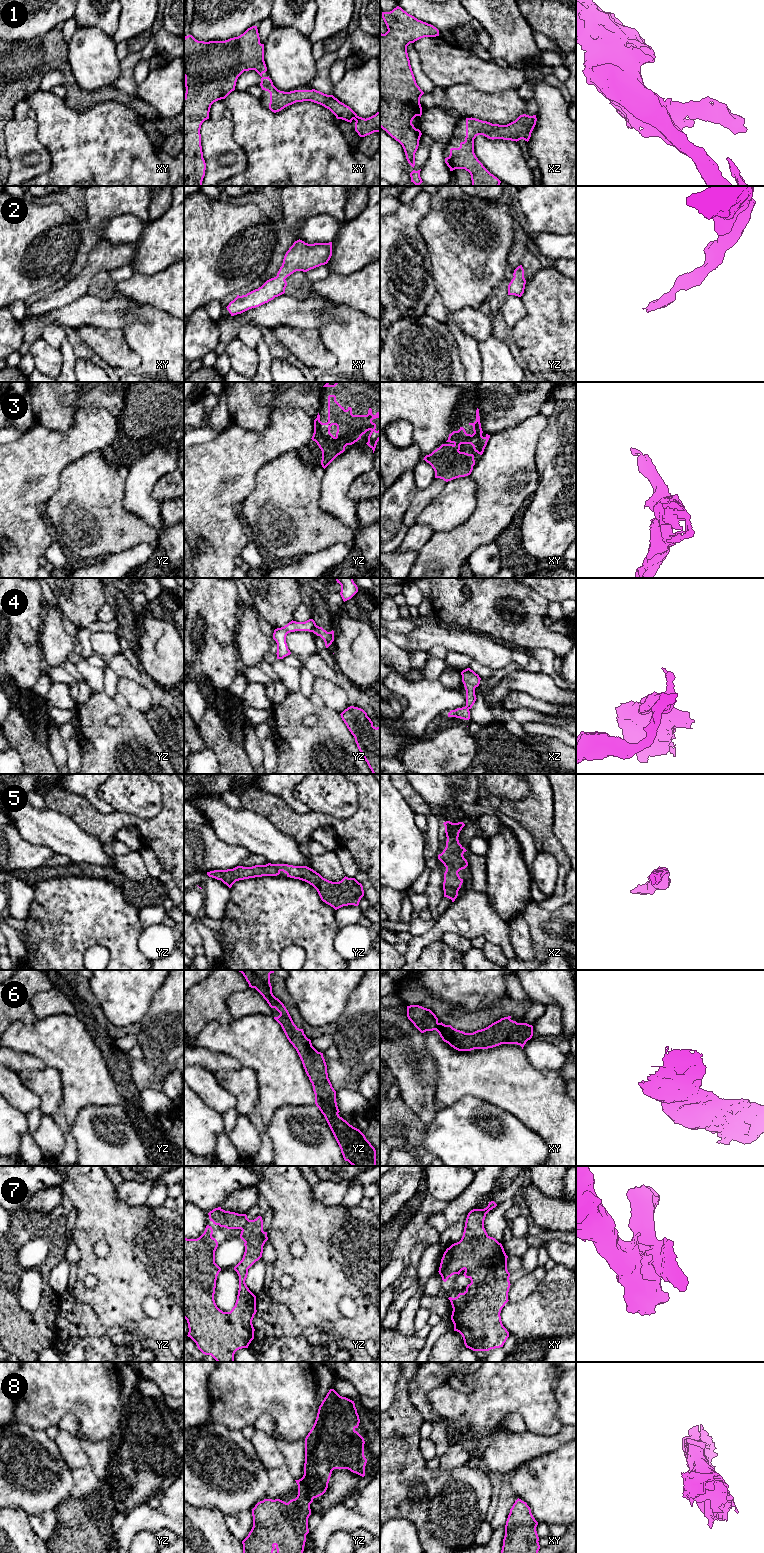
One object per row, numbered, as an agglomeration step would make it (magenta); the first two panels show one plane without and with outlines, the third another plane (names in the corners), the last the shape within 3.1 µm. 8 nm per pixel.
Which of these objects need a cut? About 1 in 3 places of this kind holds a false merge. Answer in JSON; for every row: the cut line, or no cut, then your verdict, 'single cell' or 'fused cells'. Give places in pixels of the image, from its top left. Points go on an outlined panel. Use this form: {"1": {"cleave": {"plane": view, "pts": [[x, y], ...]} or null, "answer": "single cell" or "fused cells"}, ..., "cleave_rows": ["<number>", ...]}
{"1": {"cleave": null, "answer": "single cell"}, "2": {"cleave": null, "answer": "single cell"}, "3": {"cleave": null, "answer": "single cell"}, "4": {"cleave": {"plane": "yz", "pts": [[316, 625], [313, 632]]}, "answer": "fused cells"}, "5": {"cleave": null, "answer": "single cell"}, "6": {"cleave": null, "answer": "single cell"}, "7": {"cleave": null, "answer": "single cell"}, "8": {"cleave": null, "answer": "single cell"}, "cleave_rows": ["4"]}

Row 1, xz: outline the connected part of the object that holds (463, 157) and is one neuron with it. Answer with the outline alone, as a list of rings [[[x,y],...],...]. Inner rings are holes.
[[[520,115],[507,125],[492,124],[476,118],[466,118],[466,137],[459,148],[451,148],[445,163],[450,171],[465,169],[471,175],[472,186],[499,186],[501,181],[491,174],[474,153],[474,139],[483,135],[489,139],[529,141],[536,125],[536,115]]]

